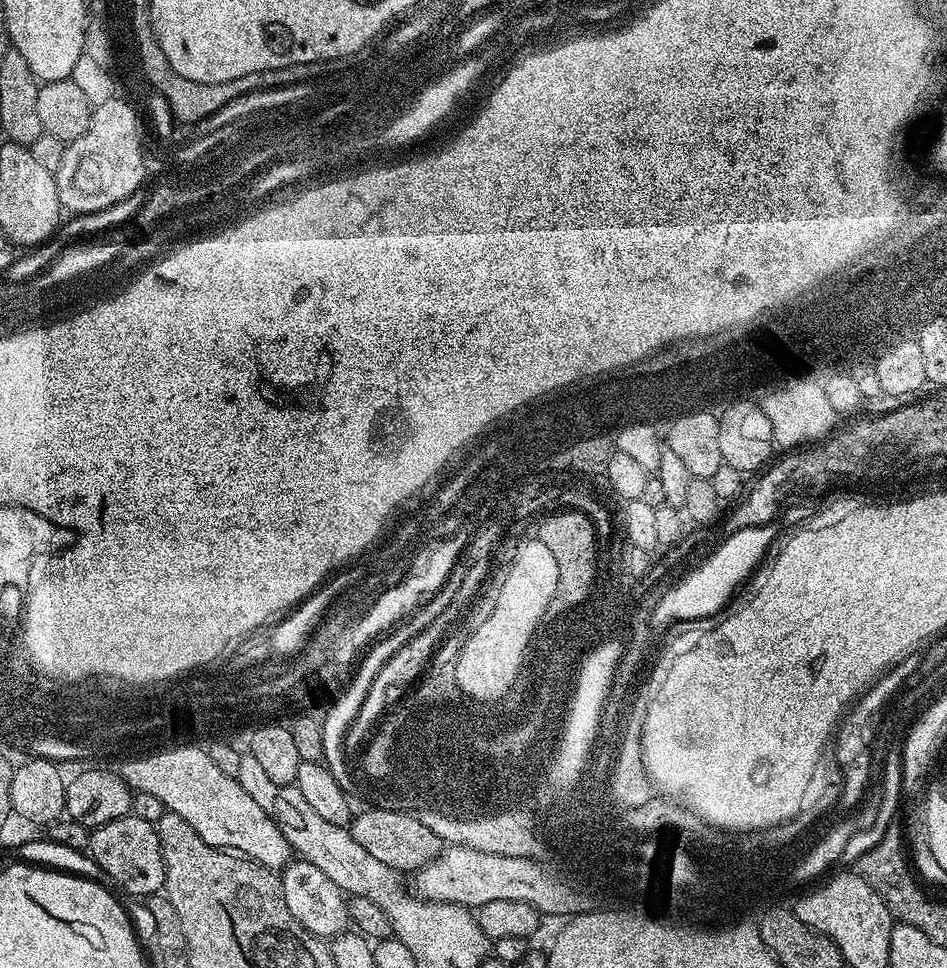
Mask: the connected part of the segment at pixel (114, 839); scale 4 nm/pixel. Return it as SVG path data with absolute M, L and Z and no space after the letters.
M126 815L109 824L91 829L86 849L97 869L105 872L120 888L125 888L132 898L155 896L164 887L164 859L155 824L146 818Z

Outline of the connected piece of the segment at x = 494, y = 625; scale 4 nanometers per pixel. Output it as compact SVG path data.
M535 544L520 549L522 555L513 559L513 569L506 577L506 590L495 593L496 606L489 610L480 632L458 648L466 658L460 660L460 684L478 698L490 698L508 688L508 680L512 680L516 664L520 664L518 656L525 648L524 640L532 633L532 623L539 618L542 605L547 603L557 584L558 562L549 548L539 548Z

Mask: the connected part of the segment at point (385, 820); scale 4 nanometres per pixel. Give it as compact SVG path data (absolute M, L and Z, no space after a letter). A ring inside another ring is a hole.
M384 809L359 811L351 821L352 837L364 850L369 851L378 862L406 874L420 871L429 864L442 850L441 835L429 828L428 824L417 815Z

